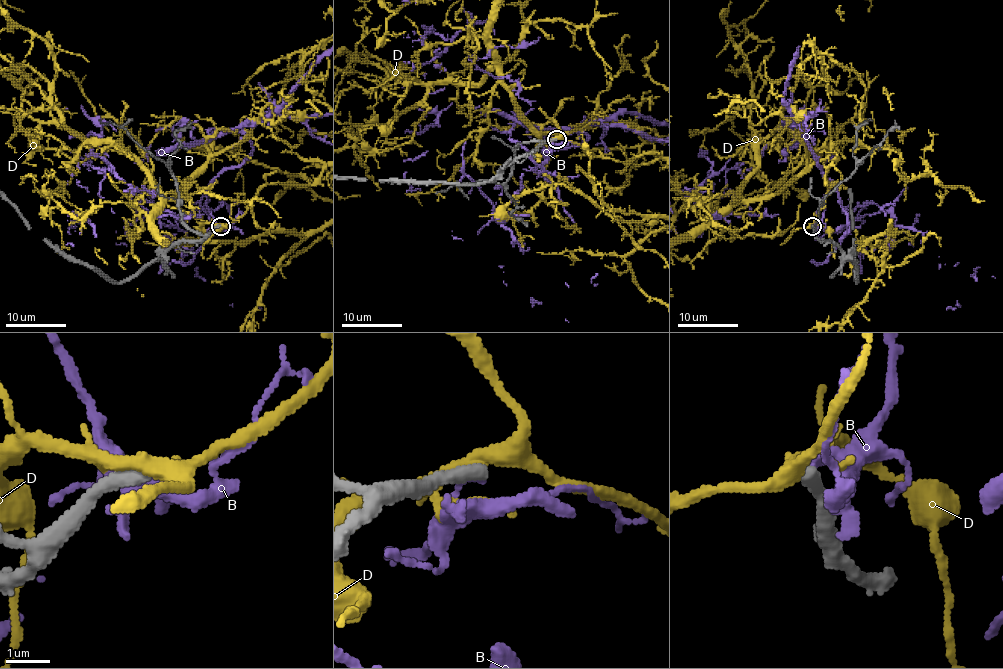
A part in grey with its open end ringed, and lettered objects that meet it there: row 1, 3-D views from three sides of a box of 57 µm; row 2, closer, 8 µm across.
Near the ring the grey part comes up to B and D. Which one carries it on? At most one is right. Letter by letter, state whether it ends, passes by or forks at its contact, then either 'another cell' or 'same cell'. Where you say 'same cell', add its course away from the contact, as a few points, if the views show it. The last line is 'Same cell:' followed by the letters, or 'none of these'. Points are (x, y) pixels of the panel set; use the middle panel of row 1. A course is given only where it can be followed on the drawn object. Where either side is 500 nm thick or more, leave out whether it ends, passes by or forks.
B: it ends | another cell
D: it forks | another cell
Same cell: none of these

